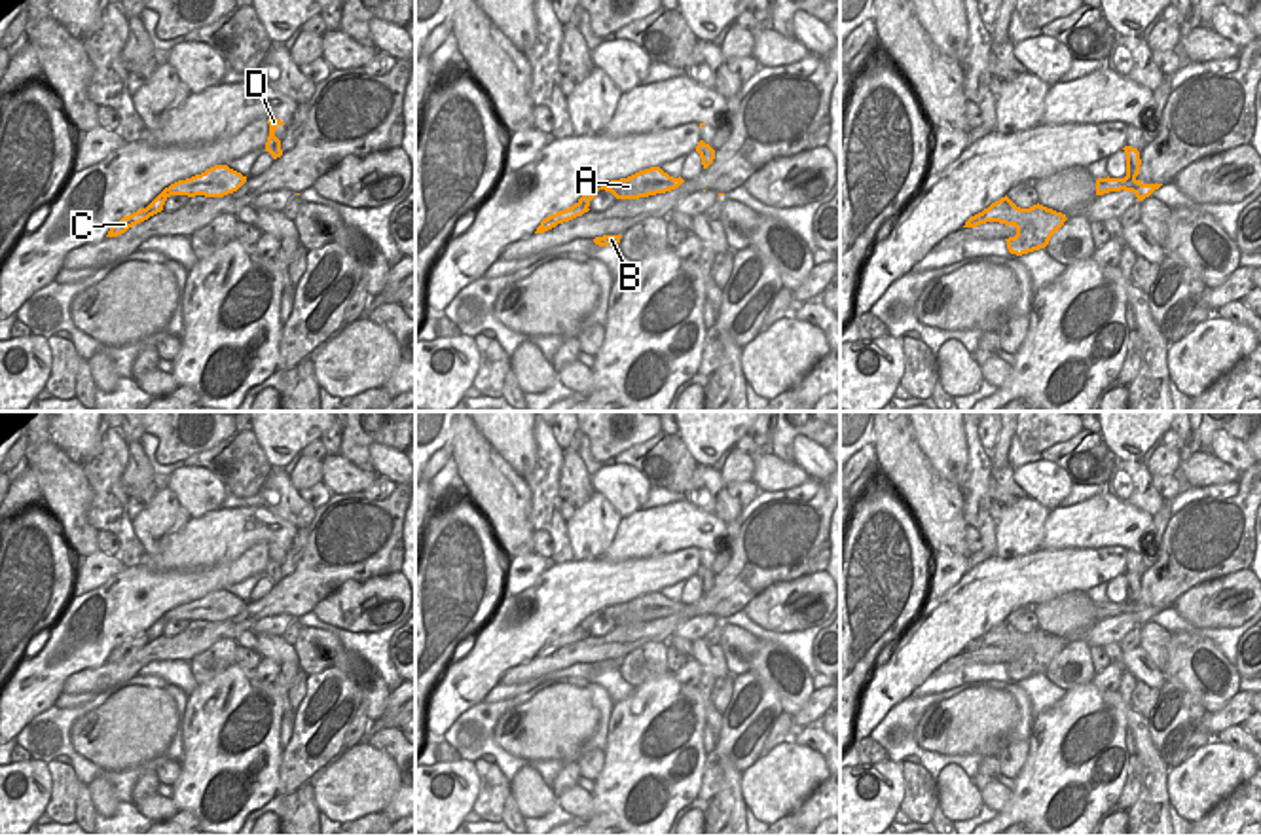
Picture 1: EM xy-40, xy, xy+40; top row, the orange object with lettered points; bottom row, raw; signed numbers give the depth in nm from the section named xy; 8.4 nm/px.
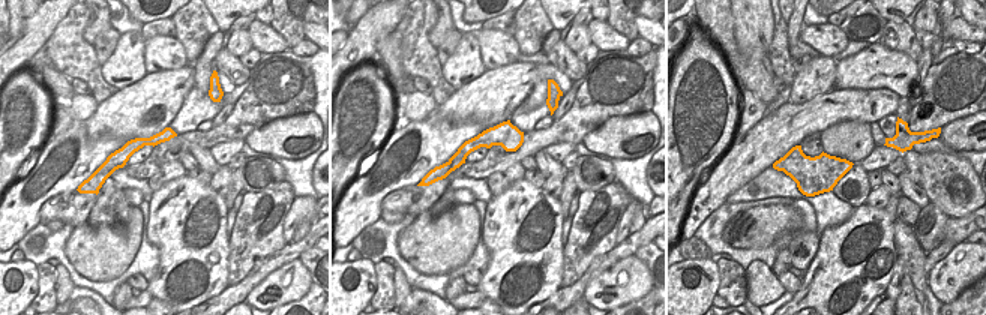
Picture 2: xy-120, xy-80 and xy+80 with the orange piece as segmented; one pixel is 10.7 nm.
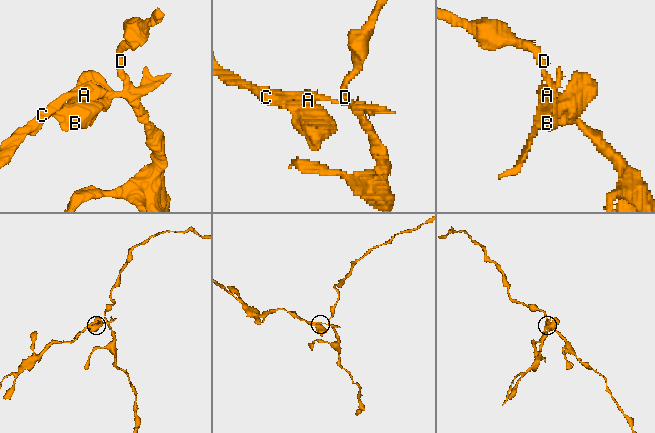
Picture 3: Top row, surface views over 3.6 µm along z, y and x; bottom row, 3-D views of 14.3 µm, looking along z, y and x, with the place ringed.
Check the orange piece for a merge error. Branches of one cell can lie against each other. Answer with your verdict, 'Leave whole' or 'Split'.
Split

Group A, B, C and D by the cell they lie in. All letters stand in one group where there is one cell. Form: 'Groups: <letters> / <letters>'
Groups: A B C / D

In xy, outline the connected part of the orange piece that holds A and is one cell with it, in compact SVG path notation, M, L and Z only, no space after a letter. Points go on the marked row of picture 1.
M650 167L628 178L605 182L601 188L594 188L586 191L573 207L544 218L535 233L544 233L556 227L557 224L569 222L588 212L590 201L595 197L599 190L611 191L616 199L639 199L639 197L671 191L679 188L681 182L683 182L681 176L673 178L667 173L664 173L660 167Z

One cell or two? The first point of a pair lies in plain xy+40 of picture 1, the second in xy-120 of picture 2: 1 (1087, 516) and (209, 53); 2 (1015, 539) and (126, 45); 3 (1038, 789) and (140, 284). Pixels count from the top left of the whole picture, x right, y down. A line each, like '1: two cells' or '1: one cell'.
1: two cells
2: one cell
3: two cells

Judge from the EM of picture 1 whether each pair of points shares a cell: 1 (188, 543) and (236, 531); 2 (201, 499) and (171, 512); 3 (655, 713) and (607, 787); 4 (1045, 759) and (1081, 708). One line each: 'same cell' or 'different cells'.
1: same cell
2: different cells
3: same cell
4: same cell

